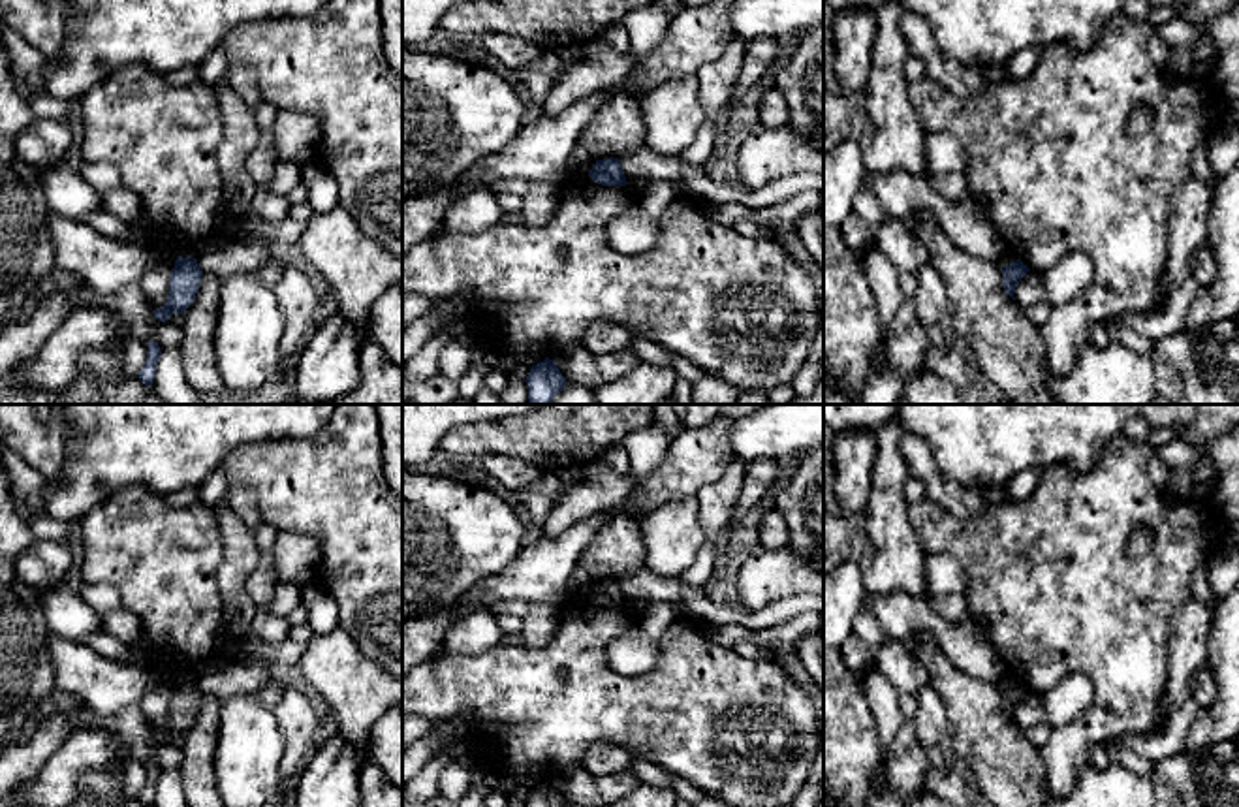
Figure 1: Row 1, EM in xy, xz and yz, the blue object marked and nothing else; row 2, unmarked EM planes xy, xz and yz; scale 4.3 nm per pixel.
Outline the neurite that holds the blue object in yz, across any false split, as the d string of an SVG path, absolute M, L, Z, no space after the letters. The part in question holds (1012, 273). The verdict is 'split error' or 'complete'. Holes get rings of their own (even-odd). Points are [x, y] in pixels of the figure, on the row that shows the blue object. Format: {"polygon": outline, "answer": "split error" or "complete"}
{"polygon": "M1015 260L1013 263L1006 265L1000 271L1002 271L1004 290L1013 299L1015 286L1030 269L1021 260Z", "answer": "complete"}

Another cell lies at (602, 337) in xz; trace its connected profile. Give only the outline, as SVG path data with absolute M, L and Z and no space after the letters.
M607 320L590 324L581 339L581 346L592 356L620 354L628 348L632 333L622 325Z

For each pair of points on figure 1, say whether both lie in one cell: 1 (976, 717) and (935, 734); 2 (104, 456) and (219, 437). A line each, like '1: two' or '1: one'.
1: two
2: one

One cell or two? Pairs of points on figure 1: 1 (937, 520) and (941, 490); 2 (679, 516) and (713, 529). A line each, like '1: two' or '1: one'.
1: two
2: two

